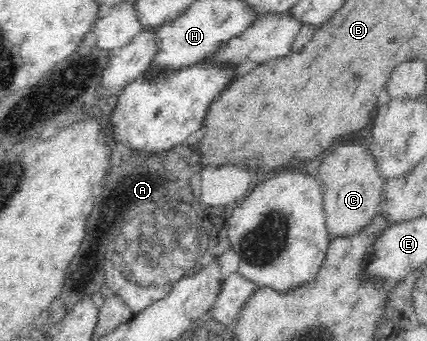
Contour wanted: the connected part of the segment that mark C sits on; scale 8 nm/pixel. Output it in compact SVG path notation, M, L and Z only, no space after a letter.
M353 141L339 146L319 166L322 209L328 238L351 238L359 234L379 214L380 192L385 180L378 175L364 142Z

